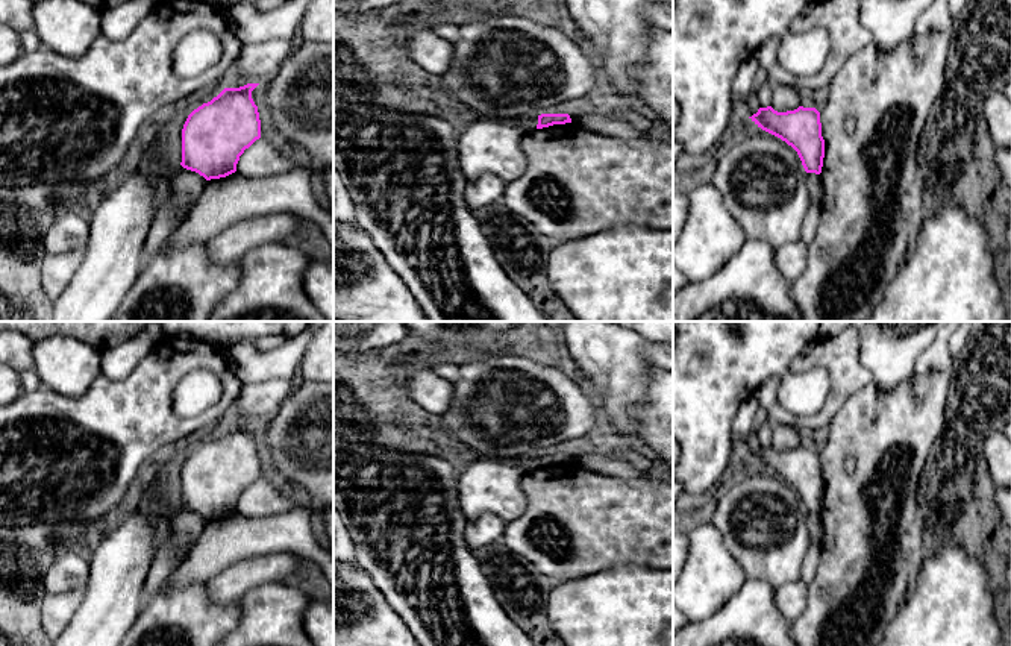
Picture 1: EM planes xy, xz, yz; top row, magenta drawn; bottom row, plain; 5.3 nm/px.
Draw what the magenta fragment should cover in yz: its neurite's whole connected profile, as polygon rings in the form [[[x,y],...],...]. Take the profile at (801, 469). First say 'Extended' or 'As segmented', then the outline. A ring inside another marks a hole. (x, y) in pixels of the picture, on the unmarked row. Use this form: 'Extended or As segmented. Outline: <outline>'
As segmented. Outline: [[[767,446],[759,447],[749,458],[762,470],[791,485],[806,513],[822,513],[825,479],[822,476],[820,452],[815,447],[799,446],[794,450],[778,452]]]

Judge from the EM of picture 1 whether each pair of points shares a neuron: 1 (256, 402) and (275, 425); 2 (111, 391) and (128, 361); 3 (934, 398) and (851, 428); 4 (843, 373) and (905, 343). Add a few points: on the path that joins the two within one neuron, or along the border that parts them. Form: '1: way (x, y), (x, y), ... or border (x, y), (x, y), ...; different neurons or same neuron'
1: border (293, 391), (269, 416), (258, 422); different neurons
2: border (144, 357), (125, 378), (109, 379), (102, 375); different neurons
3: way (913, 419), (904, 428), (872, 428); same neuron
4: border (858, 337), (858, 360), (872, 381); different neurons

